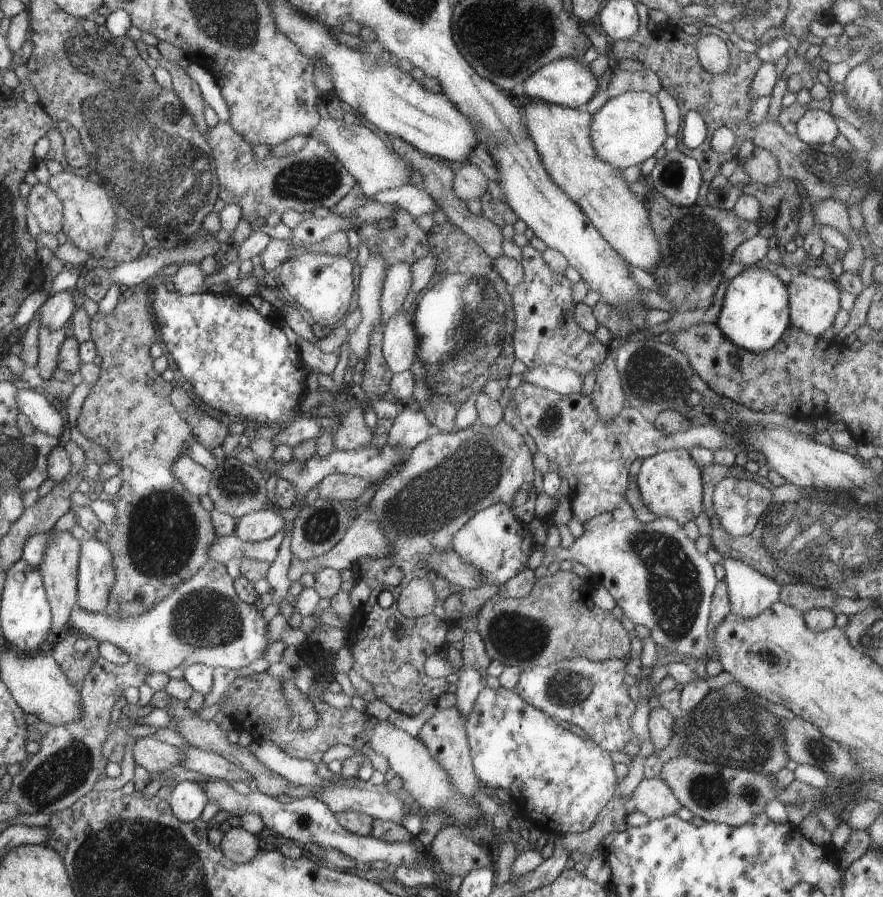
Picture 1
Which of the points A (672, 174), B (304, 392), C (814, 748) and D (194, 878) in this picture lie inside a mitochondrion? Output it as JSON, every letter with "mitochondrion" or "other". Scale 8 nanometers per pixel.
{"A":"mitochondrion","B":"other","C":"mitochondrion","D":"mitochondrion"}

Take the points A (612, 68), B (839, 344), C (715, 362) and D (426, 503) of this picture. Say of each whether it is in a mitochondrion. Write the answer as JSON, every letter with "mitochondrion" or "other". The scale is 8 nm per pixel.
{"A":"other","B":"other","C":"other","D":"mitochondrion"}

